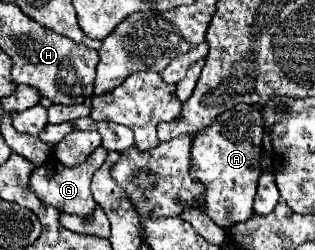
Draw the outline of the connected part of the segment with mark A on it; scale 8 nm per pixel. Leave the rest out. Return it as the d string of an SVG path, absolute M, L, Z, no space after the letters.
M238 104L232 110L222 112L214 124L204 128L192 140L192 168L194 180L206 186L206 216L210 216L218 226L228 228L230 224L244 222L252 214L252 202L256 196L256 186L260 178L258 158L262 152L262 116L252 104Z

